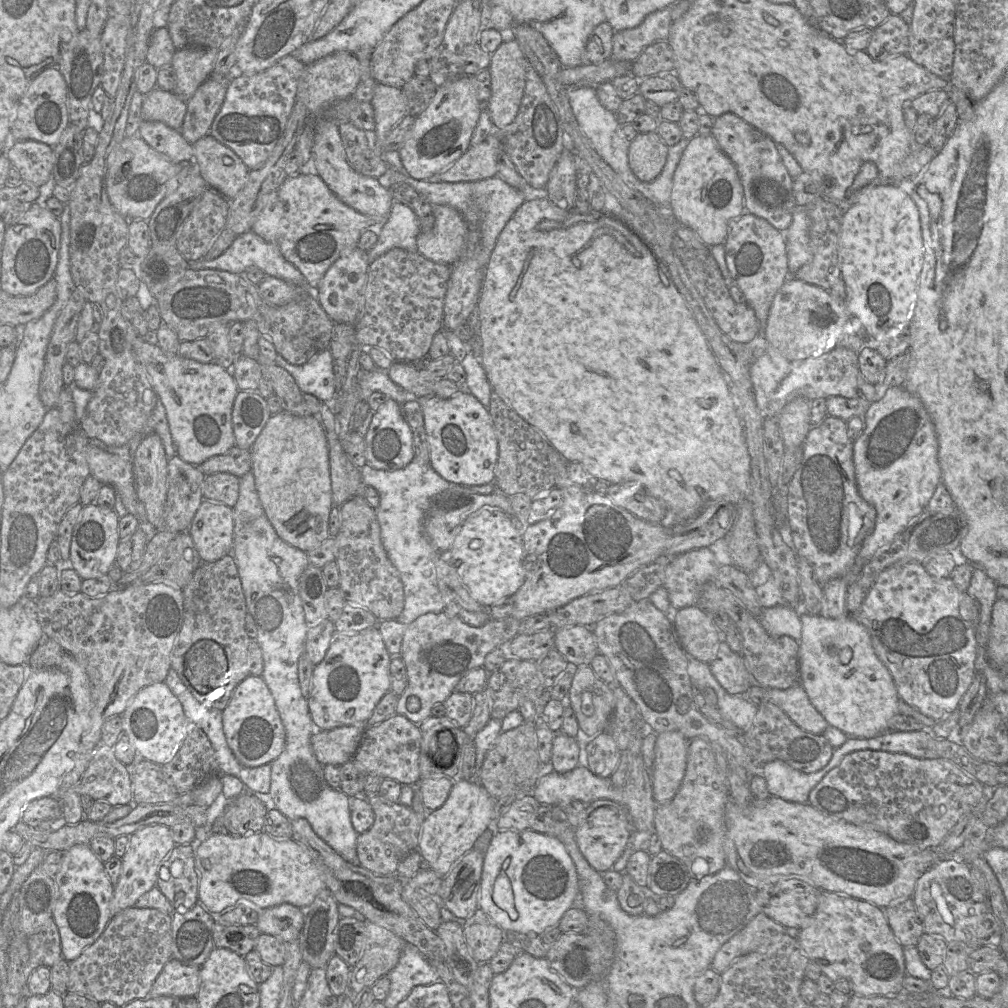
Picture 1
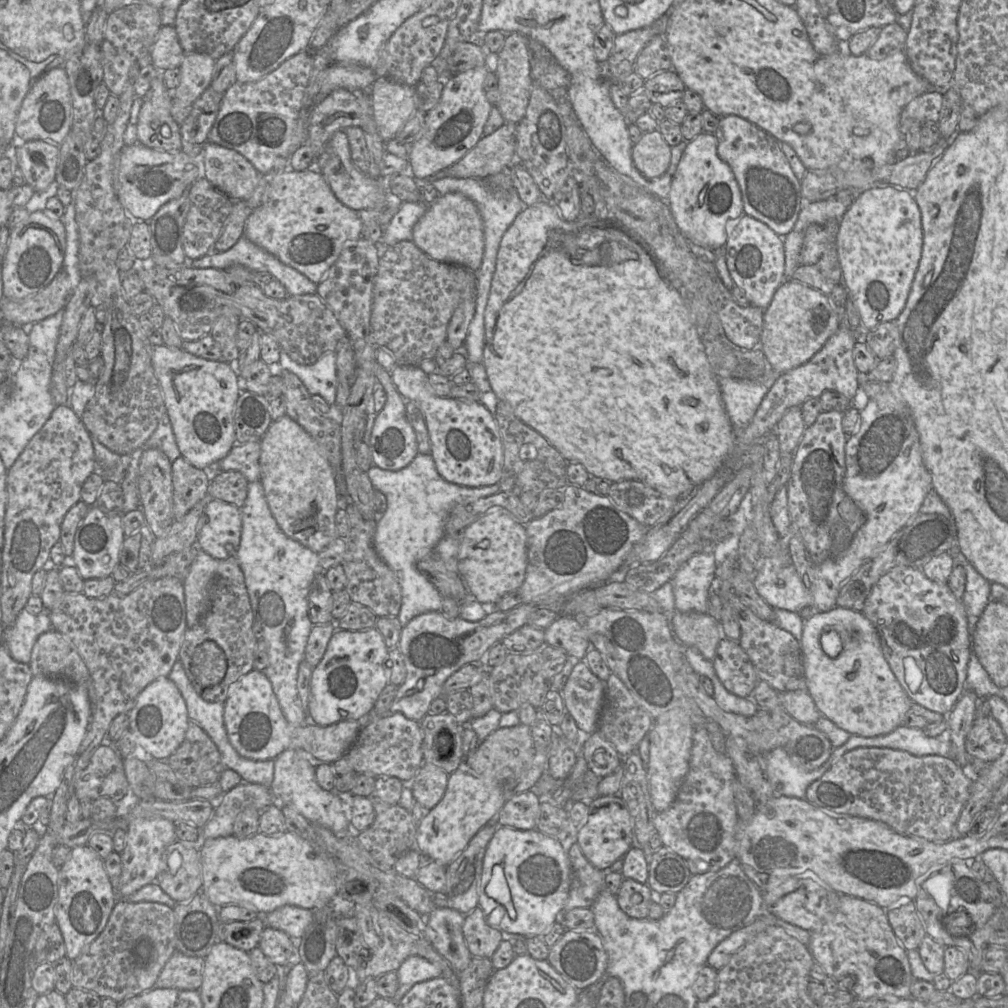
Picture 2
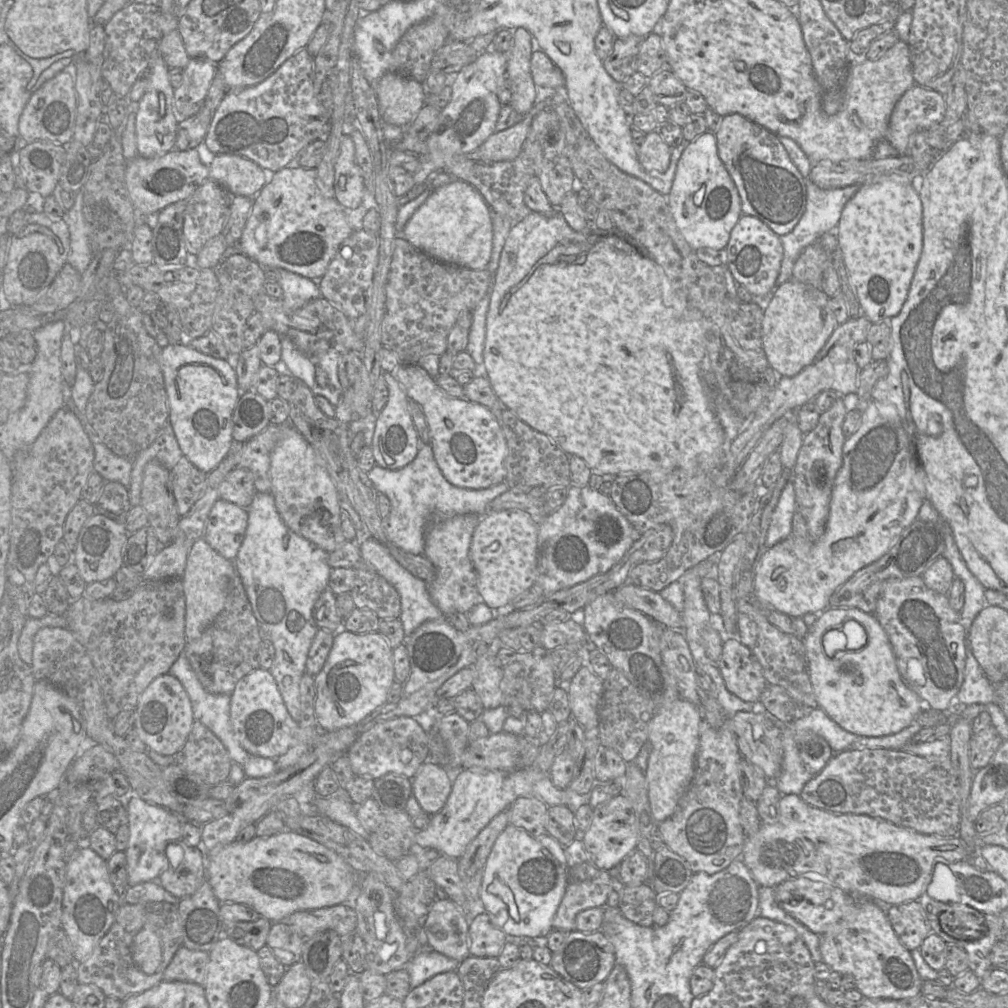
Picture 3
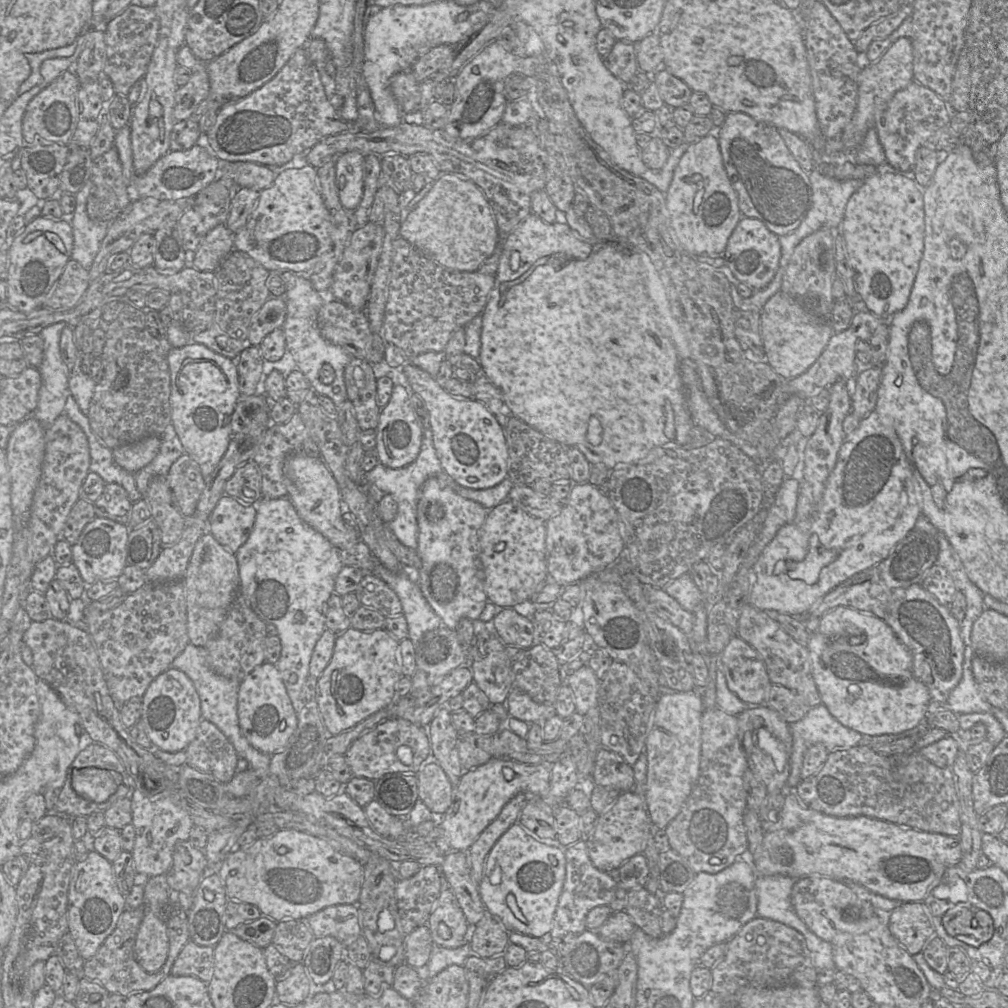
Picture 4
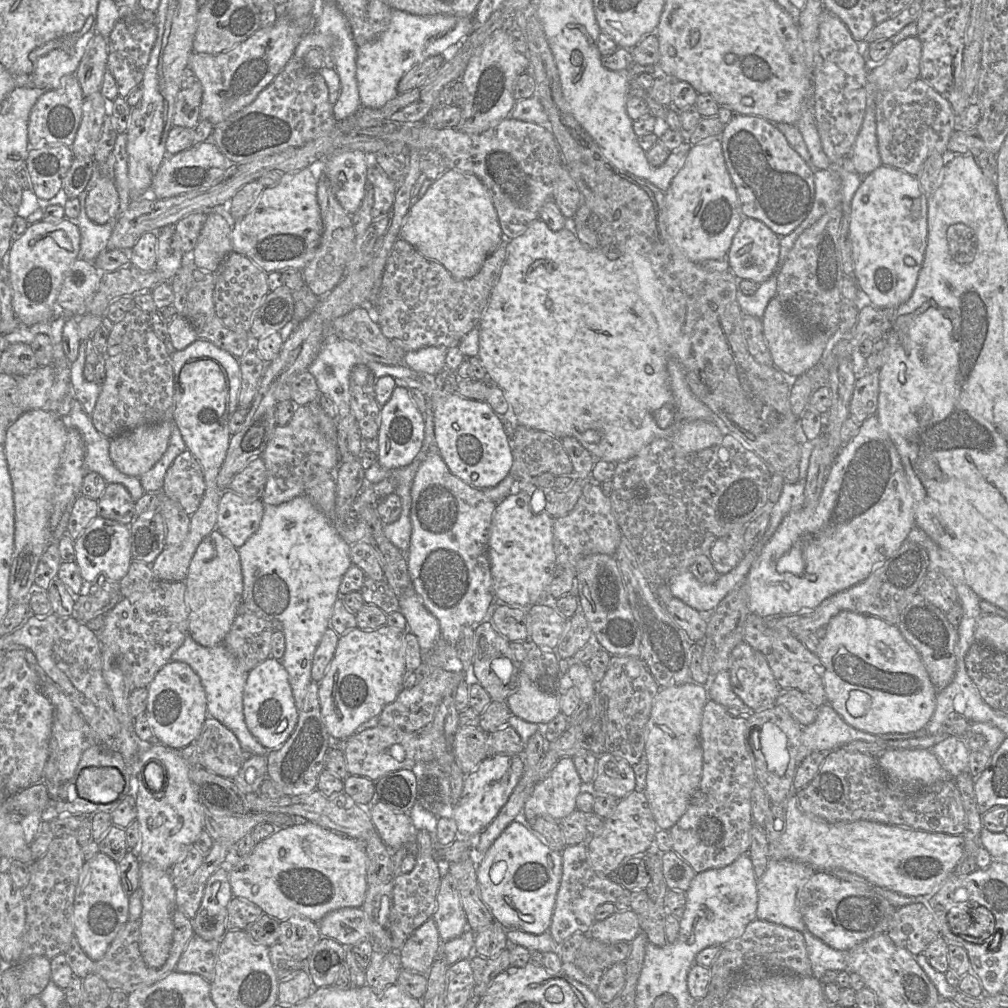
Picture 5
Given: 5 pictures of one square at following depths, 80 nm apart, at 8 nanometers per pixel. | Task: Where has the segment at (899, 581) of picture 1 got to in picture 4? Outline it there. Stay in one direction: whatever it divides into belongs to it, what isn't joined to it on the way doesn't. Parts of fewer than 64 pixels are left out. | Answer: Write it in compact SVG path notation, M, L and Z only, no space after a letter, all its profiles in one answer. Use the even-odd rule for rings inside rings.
M921 583L892 591L883 619L913 657L913 675L926 685L932 701L945 702L962 677L964 645L960 622Z

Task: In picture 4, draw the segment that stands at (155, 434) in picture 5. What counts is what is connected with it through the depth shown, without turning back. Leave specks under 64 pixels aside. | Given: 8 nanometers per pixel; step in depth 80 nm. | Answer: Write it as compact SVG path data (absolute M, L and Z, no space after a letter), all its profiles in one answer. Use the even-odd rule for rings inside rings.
M149 436L134 443L112 449L113 459L121 468L135 473L148 465L157 455L161 436Z

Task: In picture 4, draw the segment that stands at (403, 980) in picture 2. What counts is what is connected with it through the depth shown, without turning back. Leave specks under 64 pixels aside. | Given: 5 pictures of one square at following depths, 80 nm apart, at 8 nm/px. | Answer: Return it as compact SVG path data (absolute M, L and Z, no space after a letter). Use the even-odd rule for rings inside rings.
M469 941L465 942L463 945L457 948L446 948L434 945L426 966L422 969L416 969L416 970L420 971L420 977L425 982L429 978L435 976L439 972L446 969L450 965L463 965L470 954L472 954L472 951Z

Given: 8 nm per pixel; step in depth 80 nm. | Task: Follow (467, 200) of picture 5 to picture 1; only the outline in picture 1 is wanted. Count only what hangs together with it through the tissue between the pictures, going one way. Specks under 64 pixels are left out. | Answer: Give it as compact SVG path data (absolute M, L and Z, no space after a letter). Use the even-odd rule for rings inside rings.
M433 206L435 224L430 231L418 234L418 252L434 262L453 265L465 250L468 232L466 221L452 206Z

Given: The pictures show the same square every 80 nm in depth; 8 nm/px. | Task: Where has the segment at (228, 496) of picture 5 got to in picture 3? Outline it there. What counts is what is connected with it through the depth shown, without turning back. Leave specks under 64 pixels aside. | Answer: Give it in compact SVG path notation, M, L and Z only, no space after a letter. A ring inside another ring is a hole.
M219 498L209 512L203 538L221 556L234 561L247 523L247 508Z

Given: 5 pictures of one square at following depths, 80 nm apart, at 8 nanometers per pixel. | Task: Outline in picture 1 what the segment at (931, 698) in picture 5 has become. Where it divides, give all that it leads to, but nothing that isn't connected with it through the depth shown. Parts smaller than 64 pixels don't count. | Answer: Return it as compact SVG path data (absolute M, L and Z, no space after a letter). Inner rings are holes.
M800 613L800 620L802 623L798 653L800 684L813 706L830 726L841 730L847 736L872 738L888 731L888 722L894 715L900 713L900 697L889 670L874 652L867 628L853 614L833 619L822 614Z

